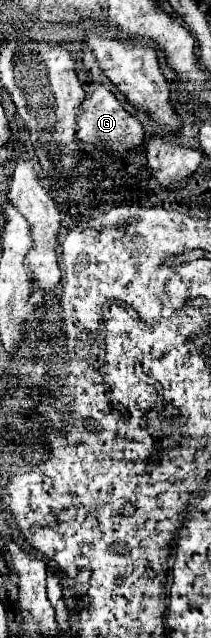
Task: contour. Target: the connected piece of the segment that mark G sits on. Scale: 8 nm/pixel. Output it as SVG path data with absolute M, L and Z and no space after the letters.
M90 82L90 84L92 84L92 92L84 98L82 114L78 114L76 118L78 120L76 136L82 142L96 144L98 148L112 150L114 154L138 148L144 140L144 126L122 108L122 104L116 100L116 96L110 90L104 88L104 84L98 84L98 82Z

